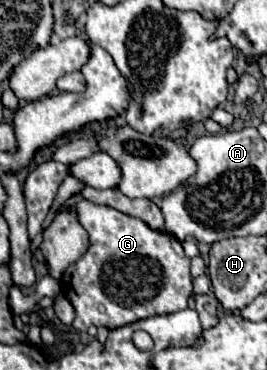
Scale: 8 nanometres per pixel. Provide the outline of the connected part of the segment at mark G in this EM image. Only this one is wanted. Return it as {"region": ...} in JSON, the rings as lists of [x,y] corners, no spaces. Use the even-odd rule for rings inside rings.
{"region":[[[87,200],[77,204],[77,214],[79,222],[89,232],[91,246],[61,278],[63,292],[77,312],[71,324],[77,332],[85,332],[91,324],[113,330],[149,316],[179,312],[187,308],[189,296],[195,298],[203,330],[209,330],[219,322],[217,298],[213,294],[193,294],[189,258],[175,236],[151,230],[133,216]]]}

